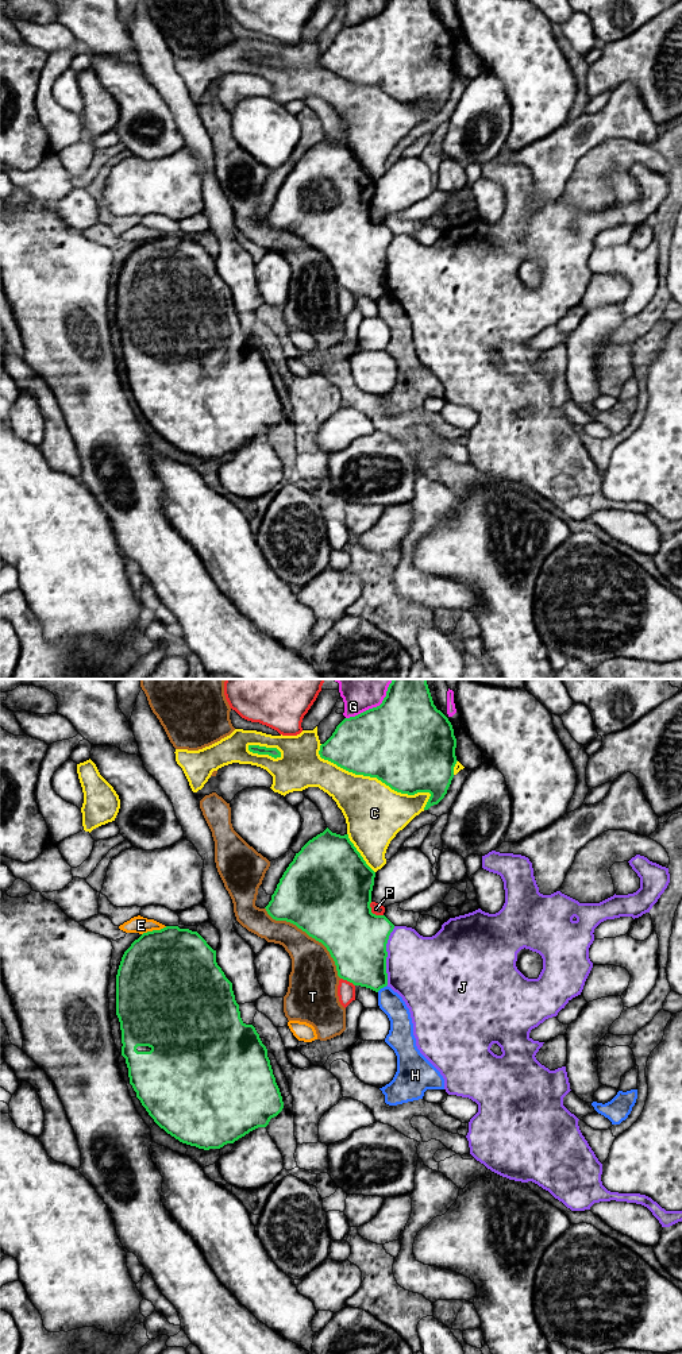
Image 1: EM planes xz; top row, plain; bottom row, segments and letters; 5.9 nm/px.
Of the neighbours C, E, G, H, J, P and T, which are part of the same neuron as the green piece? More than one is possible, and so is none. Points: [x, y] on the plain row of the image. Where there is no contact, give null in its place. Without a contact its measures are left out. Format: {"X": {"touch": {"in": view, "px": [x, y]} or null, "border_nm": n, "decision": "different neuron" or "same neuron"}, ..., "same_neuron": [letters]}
{"C": {"touch": {"in": "xz", "px": [377, 87]}, "border_nm": 750, "decision": "different neuron"}, "E": {"touch": {"in": "xz", "px": [154, 239]}, "border_nm": 160, "decision": "different neuron"}, "G": {"touch": {"in": "xz", "px": [369, 18]}, "border_nm": 300, "decision": "different neuron"}, "H": {"touch": {"in": "xz", "px": [381, 296]}, "border_nm": 80, "decision": "different neuron"}, "J": {"touch": {"in": "xz", "px": [386, 265]}, "border_nm": 360, "decision": "different neuron"}, "P": {"touch": {"in": "xz", "px": [372, 222]}, "border_nm": 120, "decision": "different neuron"}, "T": {"touch": {"in": "xz", "px": [309, 245]}, "border_nm": 600, "decision": "different neuron"}, "same_neuron": []}

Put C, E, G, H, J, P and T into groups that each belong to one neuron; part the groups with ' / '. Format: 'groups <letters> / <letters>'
groups C / E / G / H / J / P / T

